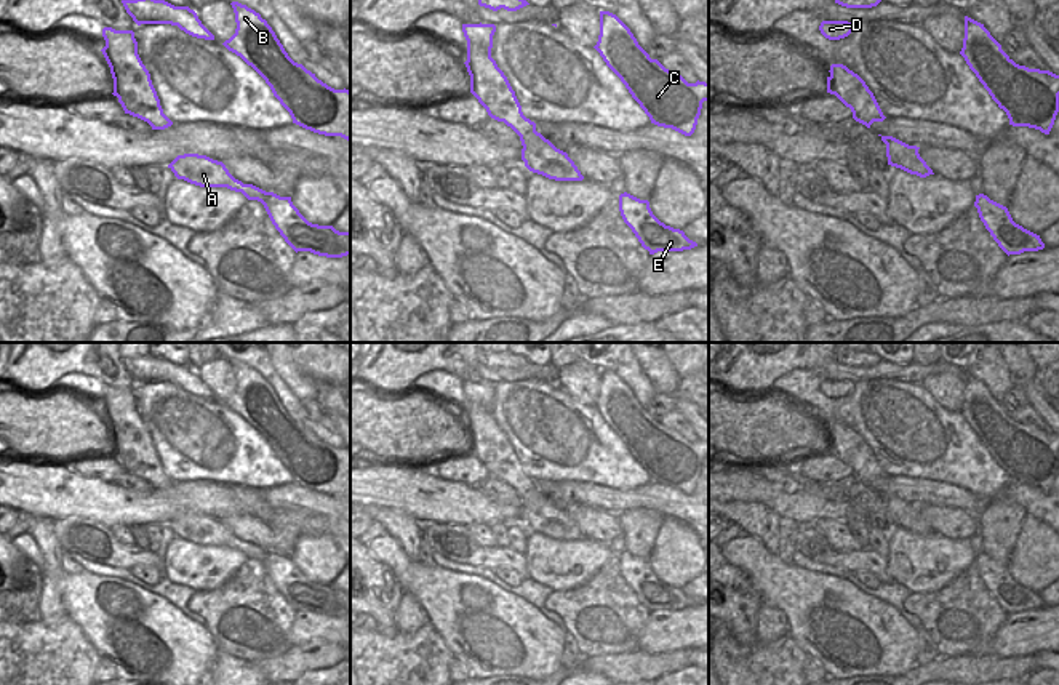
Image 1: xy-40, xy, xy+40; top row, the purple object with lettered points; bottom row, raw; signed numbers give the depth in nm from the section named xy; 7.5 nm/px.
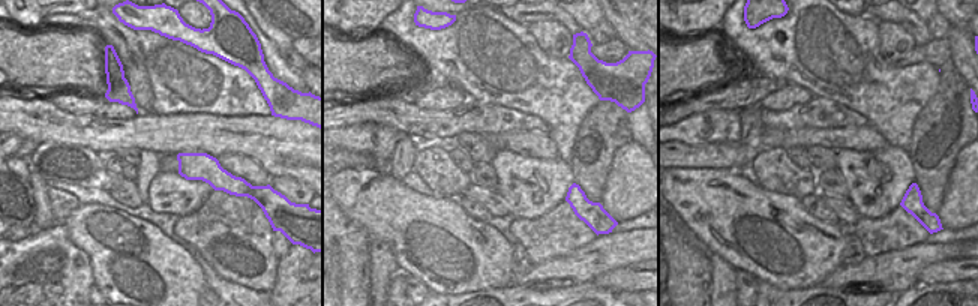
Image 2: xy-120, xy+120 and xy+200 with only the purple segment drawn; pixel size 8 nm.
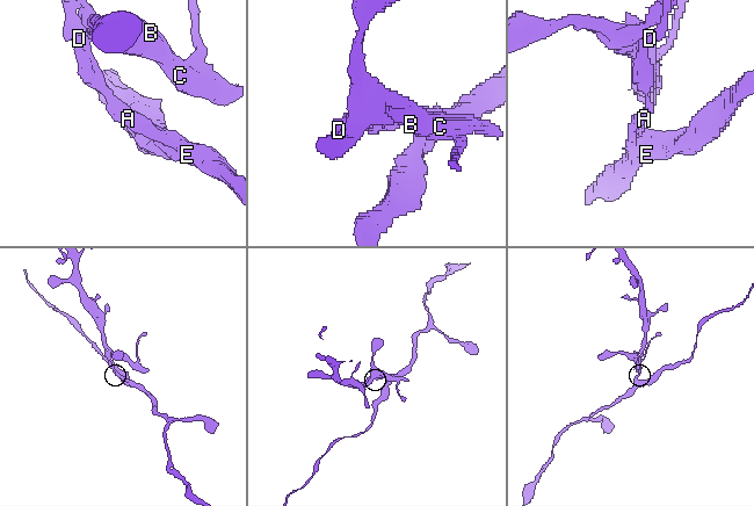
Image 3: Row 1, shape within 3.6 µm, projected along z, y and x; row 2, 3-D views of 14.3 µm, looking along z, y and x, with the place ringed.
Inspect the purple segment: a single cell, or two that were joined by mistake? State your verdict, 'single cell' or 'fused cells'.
fused cells

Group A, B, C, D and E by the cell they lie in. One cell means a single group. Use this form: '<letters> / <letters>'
A E / B C D

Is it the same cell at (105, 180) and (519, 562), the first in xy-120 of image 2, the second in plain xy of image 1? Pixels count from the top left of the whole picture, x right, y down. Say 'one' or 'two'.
one

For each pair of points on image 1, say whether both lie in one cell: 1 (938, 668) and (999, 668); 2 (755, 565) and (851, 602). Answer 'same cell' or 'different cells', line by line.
1: same cell
2: same cell

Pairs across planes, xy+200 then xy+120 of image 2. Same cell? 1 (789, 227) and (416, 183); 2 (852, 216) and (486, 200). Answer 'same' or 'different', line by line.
1: different
2: same

